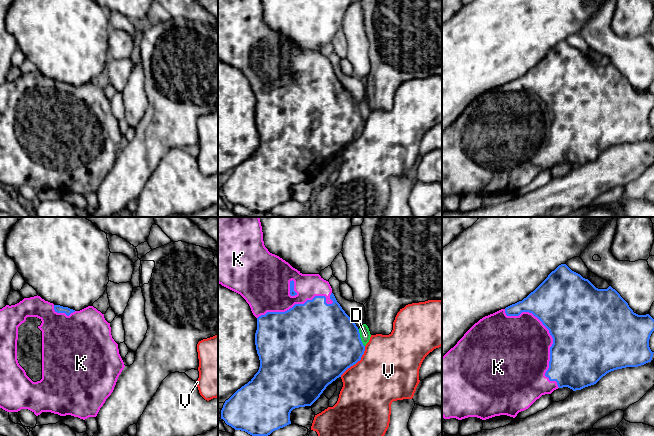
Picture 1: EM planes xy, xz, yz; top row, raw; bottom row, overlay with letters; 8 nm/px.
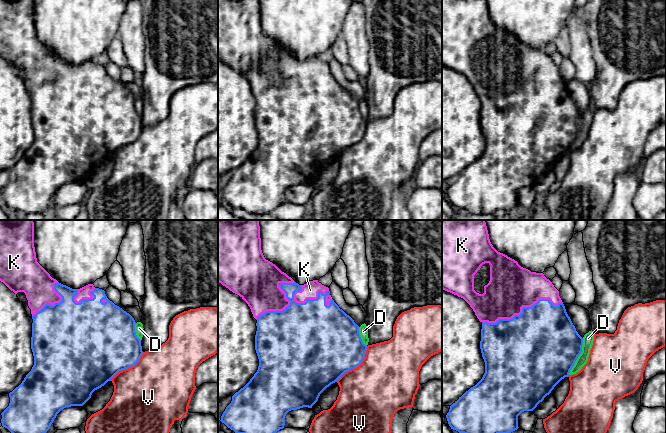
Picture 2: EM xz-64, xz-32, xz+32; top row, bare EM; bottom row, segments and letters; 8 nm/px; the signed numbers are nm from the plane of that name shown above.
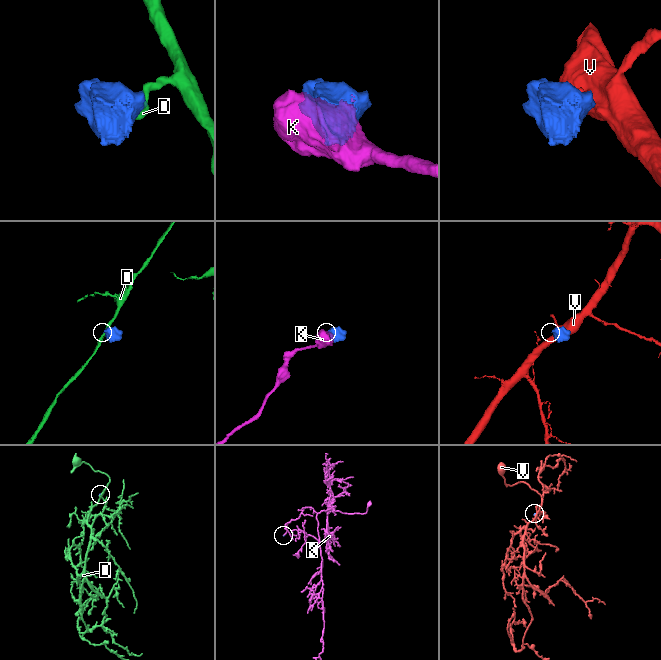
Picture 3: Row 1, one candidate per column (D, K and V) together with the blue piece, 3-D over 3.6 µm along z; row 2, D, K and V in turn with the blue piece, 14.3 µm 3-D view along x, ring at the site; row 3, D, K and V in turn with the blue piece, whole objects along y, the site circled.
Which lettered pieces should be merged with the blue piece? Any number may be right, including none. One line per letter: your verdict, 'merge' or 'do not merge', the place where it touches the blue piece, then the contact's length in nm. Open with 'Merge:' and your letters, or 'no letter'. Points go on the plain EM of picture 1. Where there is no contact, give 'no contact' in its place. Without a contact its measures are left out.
Merge: K
D: do not merge | xz (360, 114) | 150 nm
K: merge | yz (552, 113) | 750 nm
V: do not merge | xz (362, 130) | 170 nm

